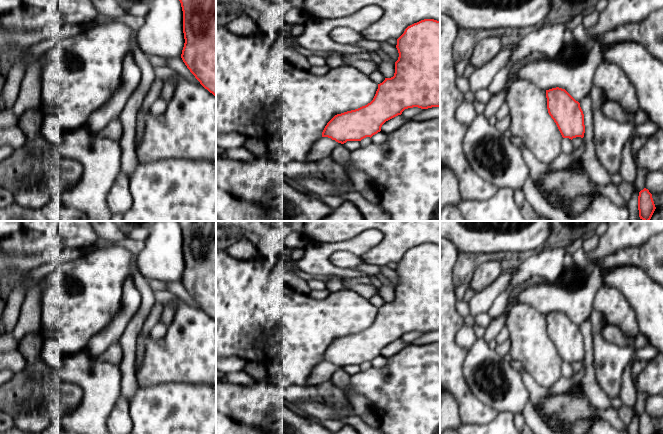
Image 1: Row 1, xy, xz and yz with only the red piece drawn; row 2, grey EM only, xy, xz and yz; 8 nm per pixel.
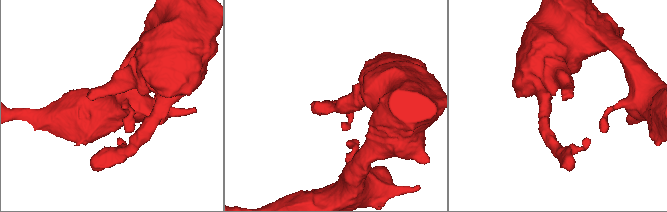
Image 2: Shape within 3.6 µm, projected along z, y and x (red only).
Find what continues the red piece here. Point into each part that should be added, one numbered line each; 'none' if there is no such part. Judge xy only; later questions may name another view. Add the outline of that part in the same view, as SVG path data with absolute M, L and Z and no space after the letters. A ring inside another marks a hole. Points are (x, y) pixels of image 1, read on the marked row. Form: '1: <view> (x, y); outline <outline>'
none

